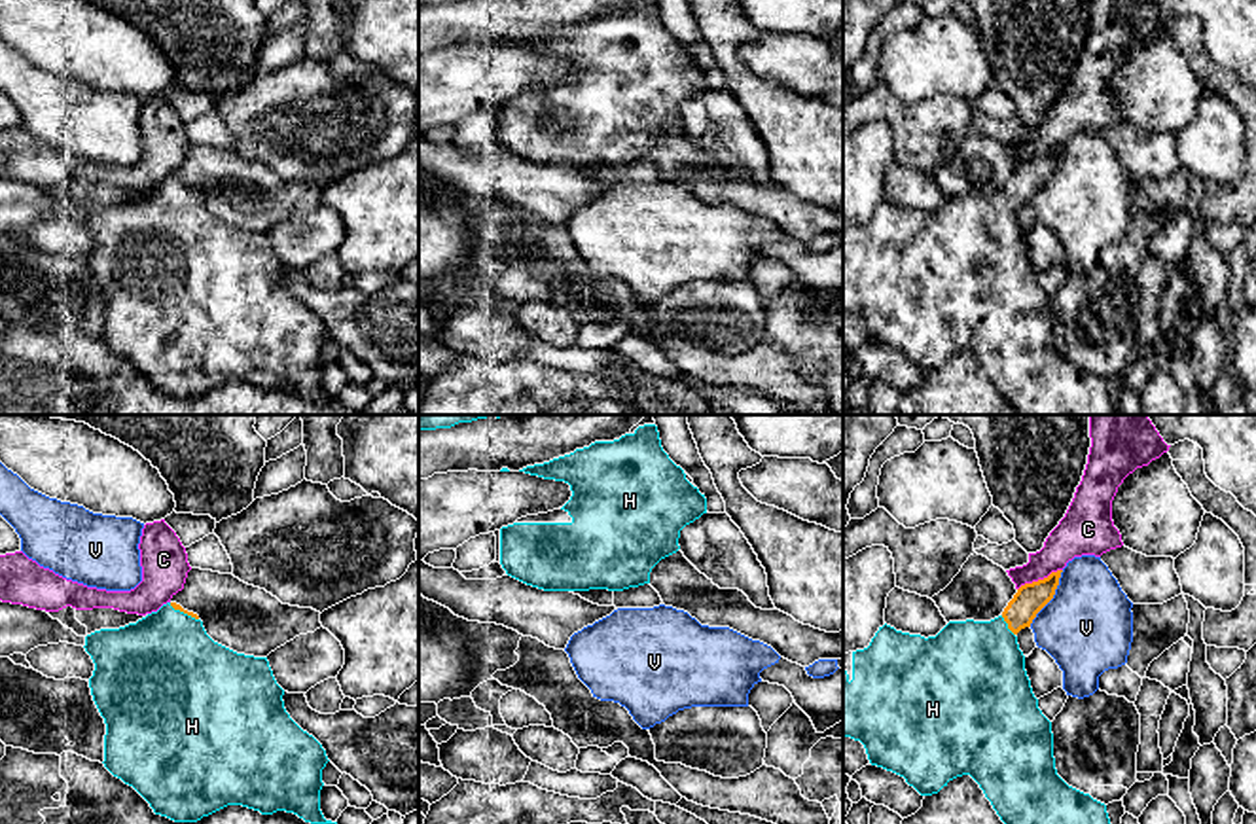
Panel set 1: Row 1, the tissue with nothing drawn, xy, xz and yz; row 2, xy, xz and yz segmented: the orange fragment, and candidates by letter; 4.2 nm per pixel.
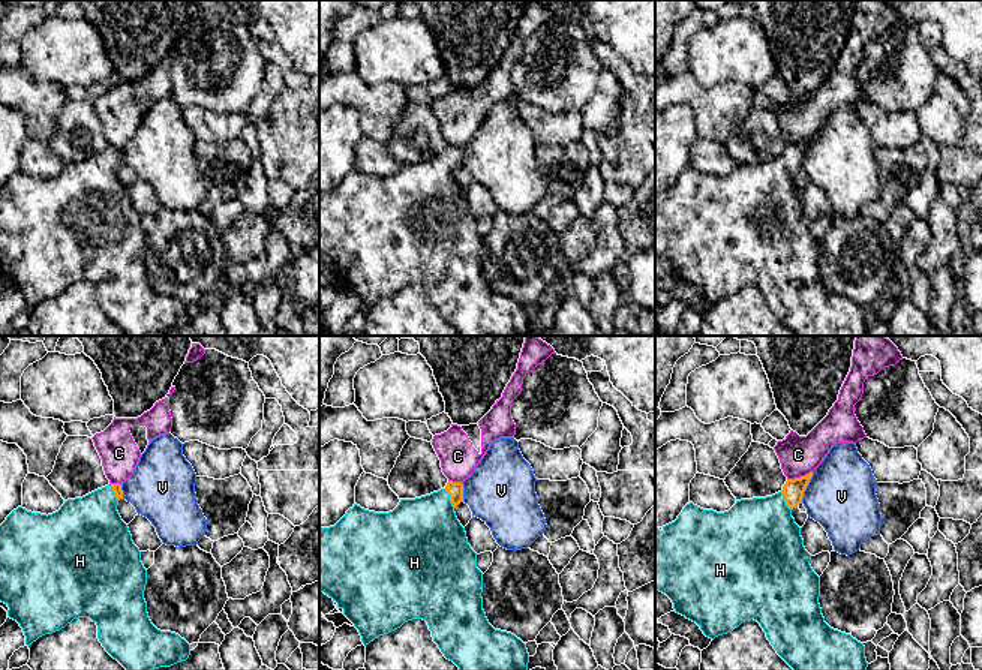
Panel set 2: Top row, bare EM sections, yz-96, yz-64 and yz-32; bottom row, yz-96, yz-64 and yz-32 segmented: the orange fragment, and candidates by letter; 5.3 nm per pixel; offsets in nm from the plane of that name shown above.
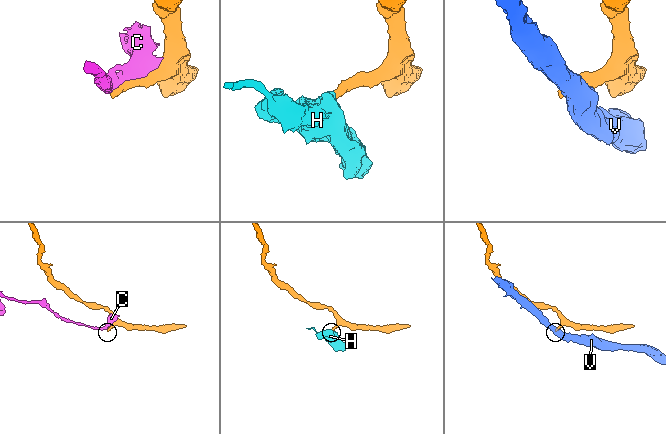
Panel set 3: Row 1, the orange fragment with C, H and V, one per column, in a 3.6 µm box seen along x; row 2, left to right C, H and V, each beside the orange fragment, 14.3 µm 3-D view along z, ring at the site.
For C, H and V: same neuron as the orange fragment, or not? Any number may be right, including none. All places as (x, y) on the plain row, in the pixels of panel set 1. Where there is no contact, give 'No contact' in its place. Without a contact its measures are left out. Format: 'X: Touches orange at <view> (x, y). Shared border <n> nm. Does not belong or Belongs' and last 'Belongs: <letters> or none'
C: Touches orange at yz (1039, 156). Shared border 220 nm. Does not belong
H: Touches orange at yz (1008, 201). Shared border 110 nm. Belongs
V: Touches orange at yz (1052, 173). Shared border 280 nm. Does not belong
Belongs: H

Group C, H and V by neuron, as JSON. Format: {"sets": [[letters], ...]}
{"sets": [["C"], ["H"], ["V"]]}

